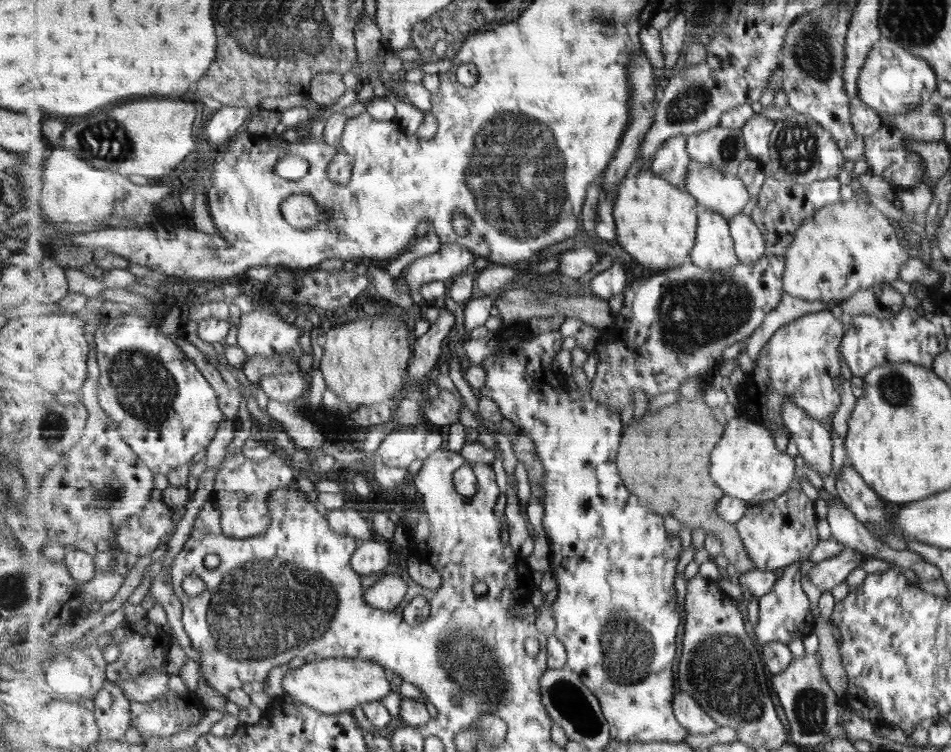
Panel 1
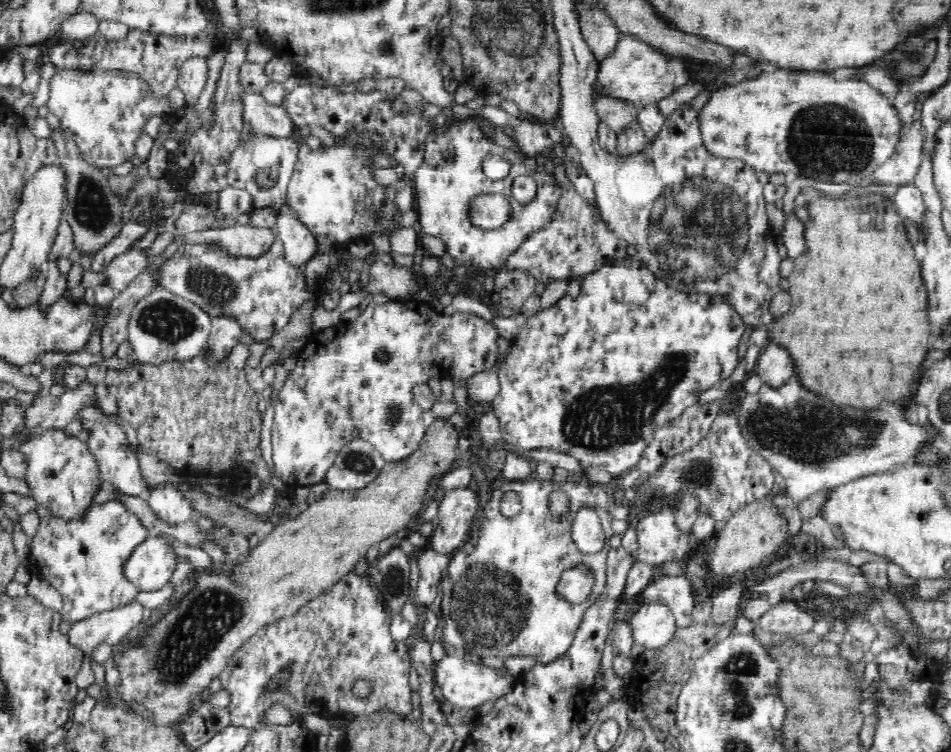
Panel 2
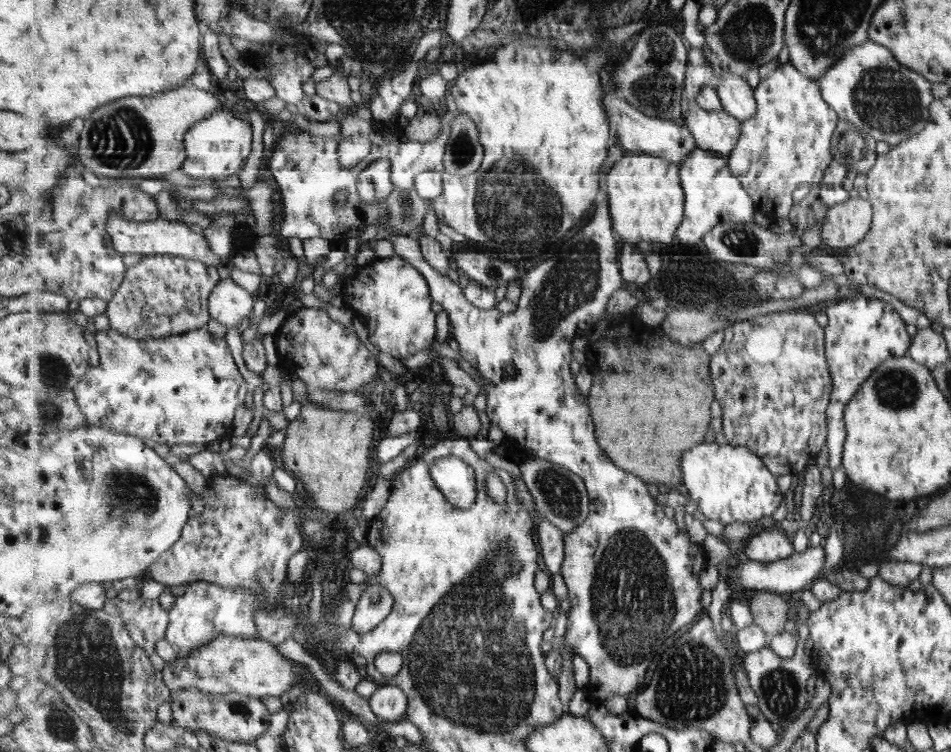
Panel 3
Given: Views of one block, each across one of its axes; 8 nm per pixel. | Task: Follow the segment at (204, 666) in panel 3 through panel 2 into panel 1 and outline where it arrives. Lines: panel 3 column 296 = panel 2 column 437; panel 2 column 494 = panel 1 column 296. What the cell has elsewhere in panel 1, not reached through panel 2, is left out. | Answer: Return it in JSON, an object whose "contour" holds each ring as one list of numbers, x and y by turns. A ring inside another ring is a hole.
{"contour":[[337,657,315,659,300,667,288,670,282,679,285,696,312,706,323,714,349,713,355,706,382,701,395,689,391,675,381,663,364,658]]}

